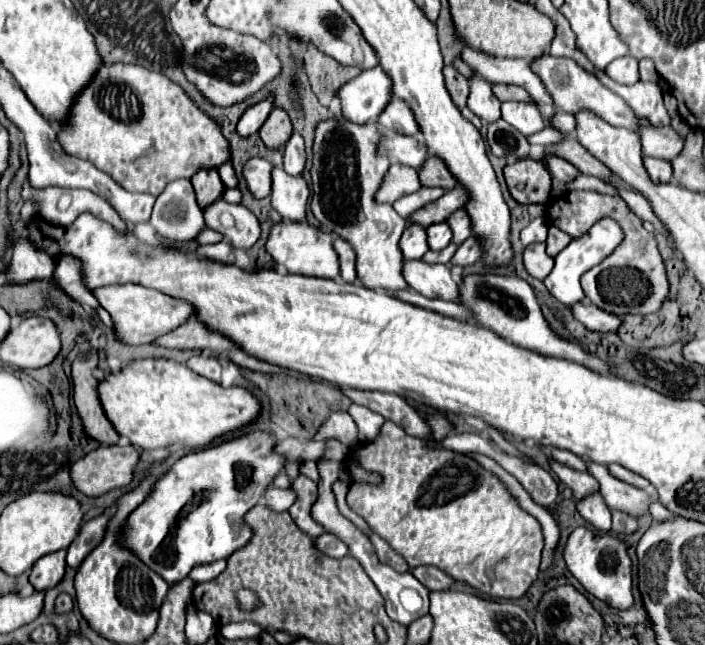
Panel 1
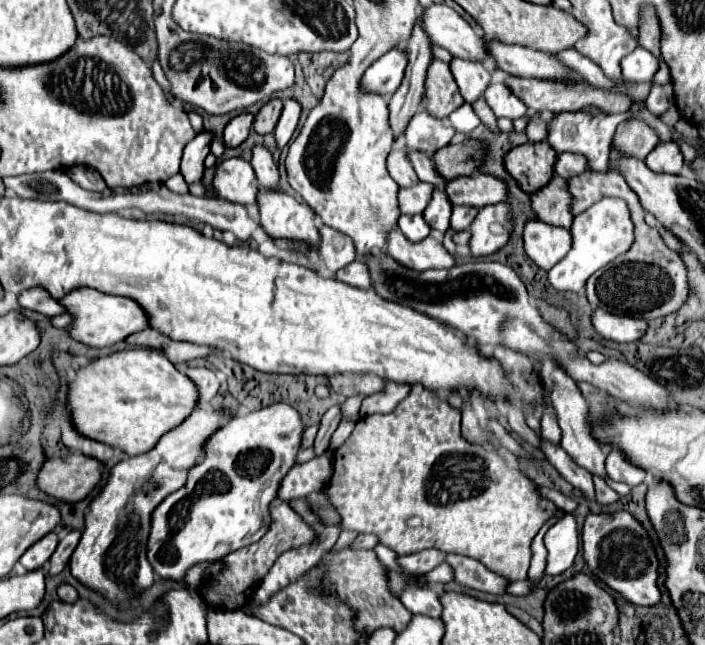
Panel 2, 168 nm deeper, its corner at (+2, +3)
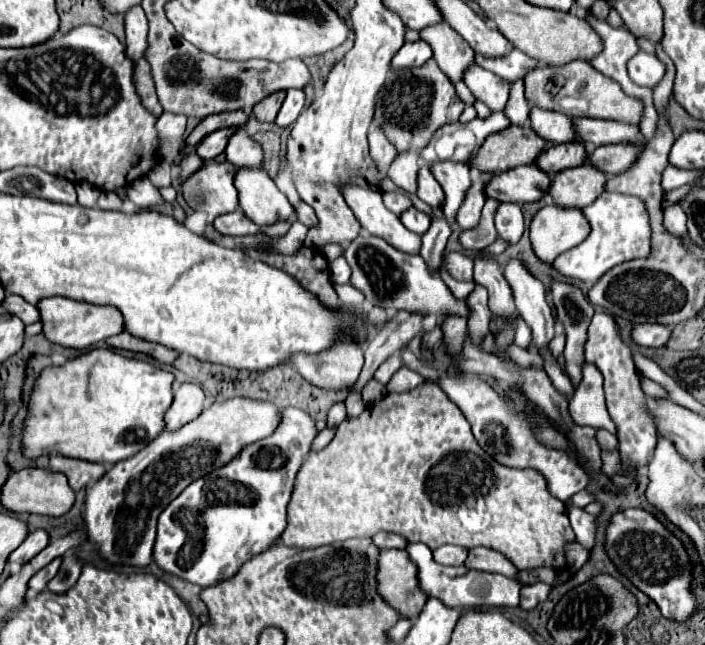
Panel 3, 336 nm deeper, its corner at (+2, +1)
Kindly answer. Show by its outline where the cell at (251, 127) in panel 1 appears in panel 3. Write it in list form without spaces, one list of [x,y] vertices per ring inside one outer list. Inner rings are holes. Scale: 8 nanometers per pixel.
[[[234,127],[232,129],[218,129],[218,131],[212,131],[208,133],[196,147],[196,153],[202,161],[210,161],[214,159],[216,155],[220,155],[226,147],[226,141],[228,141],[228,135],[232,135],[232,131],[236,131]]]

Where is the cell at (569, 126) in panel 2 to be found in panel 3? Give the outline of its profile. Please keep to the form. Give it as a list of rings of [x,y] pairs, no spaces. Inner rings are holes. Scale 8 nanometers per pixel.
[[[532,105],[530,107],[530,125],[538,135],[542,135],[544,139],[550,139],[552,143],[576,141],[576,131],[570,123],[570,117],[566,117],[558,111],[544,111],[544,109]]]

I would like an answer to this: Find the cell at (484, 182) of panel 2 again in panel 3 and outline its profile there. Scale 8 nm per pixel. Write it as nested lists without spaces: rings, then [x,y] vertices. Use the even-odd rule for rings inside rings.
[[[526,165],[496,175],[496,179],[488,183],[486,195],[500,201],[530,203],[542,199],[548,193],[550,183],[552,183],[550,173],[542,171],[536,165]]]

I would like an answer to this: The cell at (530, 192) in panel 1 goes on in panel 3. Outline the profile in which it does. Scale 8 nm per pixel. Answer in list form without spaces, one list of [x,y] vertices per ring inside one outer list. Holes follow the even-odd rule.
[[[582,141],[576,143],[560,143],[560,145],[552,145],[550,149],[546,149],[540,159],[536,161],[538,167],[544,167],[546,171],[558,173],[570,167],[578,167],[584,165],[588,159],[588,151],[584,147]]]

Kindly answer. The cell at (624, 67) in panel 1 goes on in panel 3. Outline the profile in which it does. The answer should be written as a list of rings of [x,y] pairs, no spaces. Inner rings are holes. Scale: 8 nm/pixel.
[[[638,51],[630,61],[628,61],[628,73],[630,73],[630,79],[640,85],[640,87],[656,87],[664,73],[666,73],[666,65],[652,53],[644,53],[644,51]]]

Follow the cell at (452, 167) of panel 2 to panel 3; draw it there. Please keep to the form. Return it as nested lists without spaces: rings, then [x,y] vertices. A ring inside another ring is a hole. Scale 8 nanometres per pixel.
[[[510,125],[504,131],[490,135],[488,143],[476,151],[470,165],[476,165],[480,171],[504,173],[520,165],[534,165],[536,157],[548,149],[548,141],[534,133],[532,127]]]

